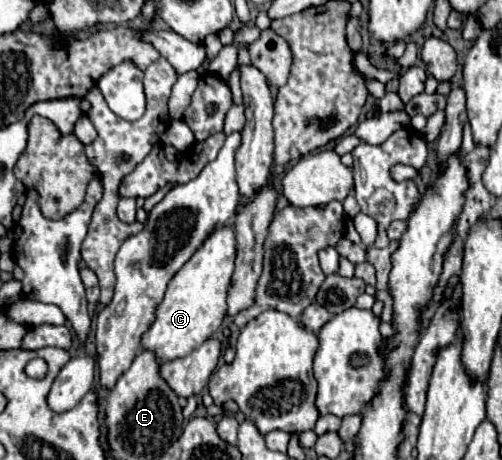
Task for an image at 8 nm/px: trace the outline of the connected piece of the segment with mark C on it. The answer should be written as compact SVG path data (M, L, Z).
M230 225L220 227L206 243L184 263L184 267L172 277L162 303L156 307L154 323L140 337L142 349L156 355L158 363L186 357L200 347L226 317L226 291L230 287L230 275L234 273L234 229Z

